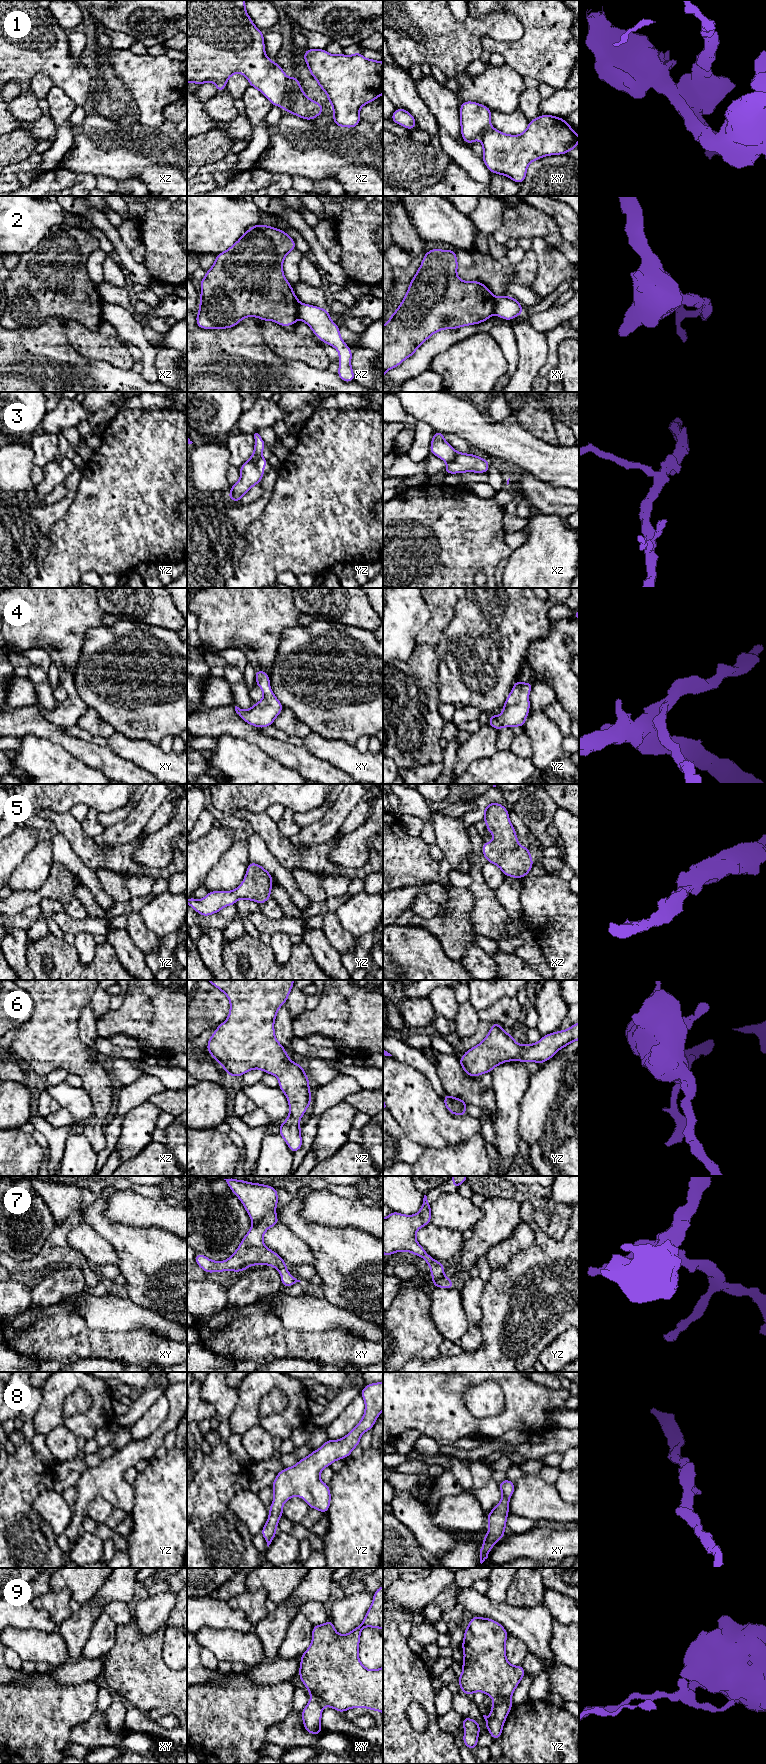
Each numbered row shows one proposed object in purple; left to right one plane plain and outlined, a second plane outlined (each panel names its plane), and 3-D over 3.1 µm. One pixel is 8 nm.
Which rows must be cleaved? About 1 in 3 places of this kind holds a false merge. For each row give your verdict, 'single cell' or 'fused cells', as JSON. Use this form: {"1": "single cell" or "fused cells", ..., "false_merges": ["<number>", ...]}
{"1": "fused cells", "2": "fused cells", "3": "fused cells", "4": "single cell", "5": "single cell", "6": "single cell", "7": "single cell", "8": "single cell", "9": "fused cells", "false_merges": ["1", "2", "3", "9"]}

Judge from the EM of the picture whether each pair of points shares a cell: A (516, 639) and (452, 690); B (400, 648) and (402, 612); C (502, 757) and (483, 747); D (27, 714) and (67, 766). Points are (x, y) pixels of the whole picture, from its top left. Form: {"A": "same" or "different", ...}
{"A": "same", "B": "same", "C": "different", "D": "different"}

